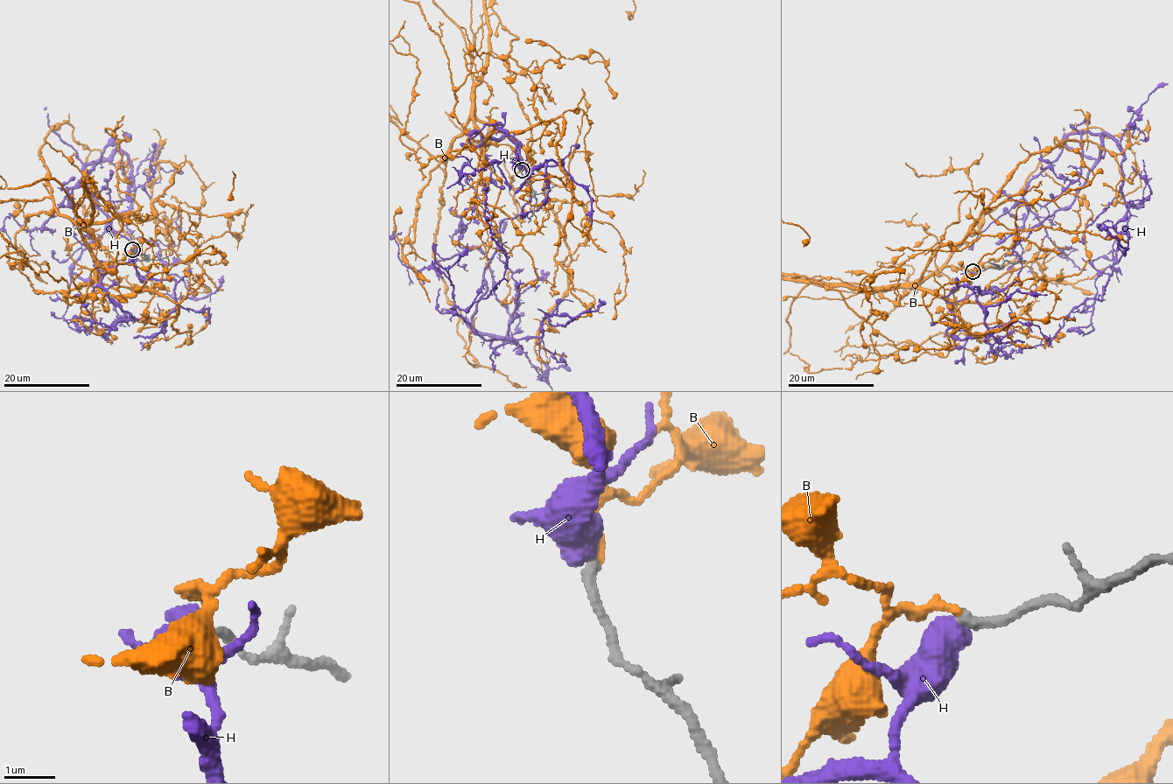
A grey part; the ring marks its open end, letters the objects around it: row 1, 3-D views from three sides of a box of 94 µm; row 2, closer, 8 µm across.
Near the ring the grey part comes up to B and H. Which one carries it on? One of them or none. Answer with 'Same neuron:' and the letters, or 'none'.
Same neuron: B

